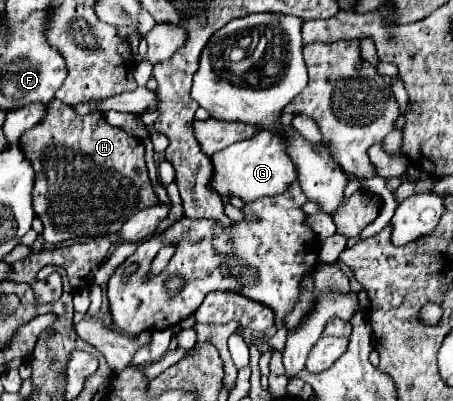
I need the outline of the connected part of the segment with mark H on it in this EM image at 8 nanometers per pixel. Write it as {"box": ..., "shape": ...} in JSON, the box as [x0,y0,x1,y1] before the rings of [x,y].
{"box":[20,99,160,243],"shape":[[[54,99],[44,121],[20,137],[20,149],[32,161],[36,173],[32,205],[44,225],[42,237],[46,243],[114,233],[116,225],[122,225],[116,215],[126,209],[132,211],[136,205],[146,209],[160,203],[148,177],[142,141],[108,125],[100,111],[80,117],[72,107]]]}

